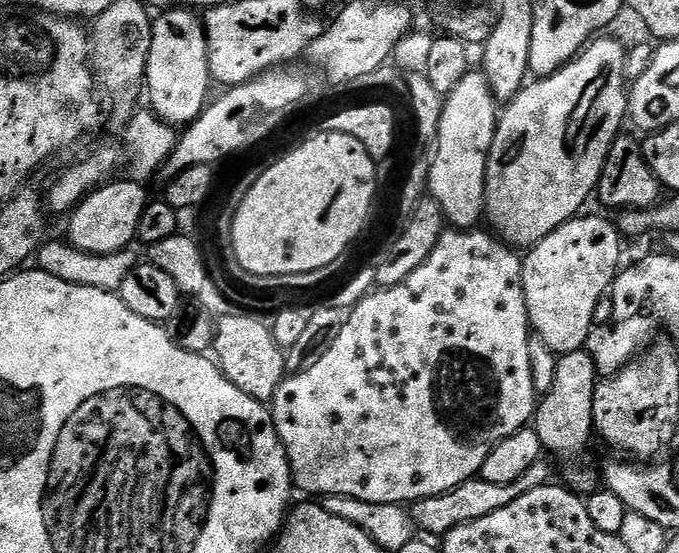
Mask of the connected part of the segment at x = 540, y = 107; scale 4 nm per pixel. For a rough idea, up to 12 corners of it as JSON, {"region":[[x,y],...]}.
{"region":[[593,39],[499,113],[484,199],[531,249],[597,191],[630,95]]}

